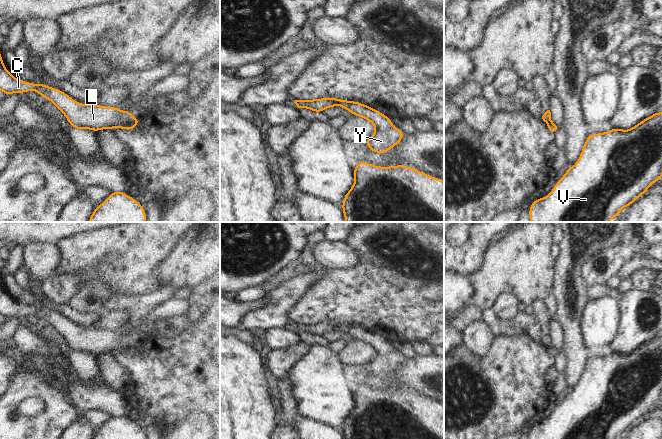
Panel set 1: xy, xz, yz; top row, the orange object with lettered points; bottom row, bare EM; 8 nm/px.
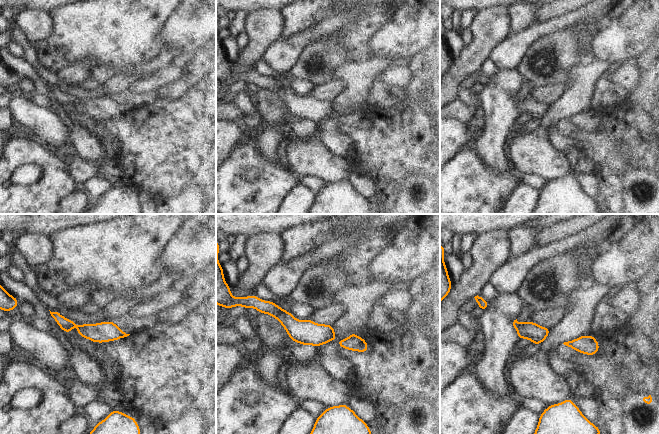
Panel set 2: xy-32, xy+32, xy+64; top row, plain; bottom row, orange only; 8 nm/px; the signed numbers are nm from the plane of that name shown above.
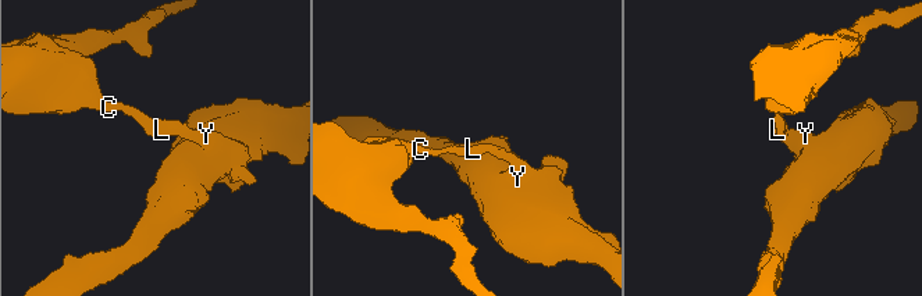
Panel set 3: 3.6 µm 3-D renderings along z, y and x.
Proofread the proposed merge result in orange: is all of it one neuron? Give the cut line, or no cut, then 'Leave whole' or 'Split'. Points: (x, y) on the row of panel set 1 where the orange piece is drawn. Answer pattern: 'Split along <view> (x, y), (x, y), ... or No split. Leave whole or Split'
Split along xy (136, 124), (125, 124), (118, 127). Split.

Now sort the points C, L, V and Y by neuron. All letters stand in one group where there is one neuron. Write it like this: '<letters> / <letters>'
C L / V Y

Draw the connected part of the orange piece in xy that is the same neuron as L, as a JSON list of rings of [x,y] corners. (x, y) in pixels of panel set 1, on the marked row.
[[[0,53],[0,91],[6,95],[36,91],[40,98],[44,96],[52,102],[67,118],[70,126],[75,129],[93,130],[116,129],[127,124],[140,123],[130,110],[122,111],[118,107],[101,106],[88,103],[81,104],[60,89],[49,87],[43,83],[35,84],[16,79],[5,67]]]

